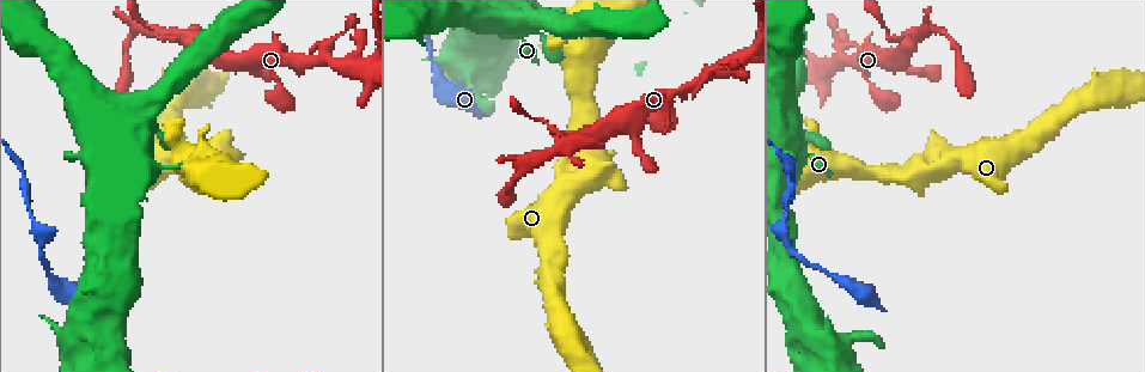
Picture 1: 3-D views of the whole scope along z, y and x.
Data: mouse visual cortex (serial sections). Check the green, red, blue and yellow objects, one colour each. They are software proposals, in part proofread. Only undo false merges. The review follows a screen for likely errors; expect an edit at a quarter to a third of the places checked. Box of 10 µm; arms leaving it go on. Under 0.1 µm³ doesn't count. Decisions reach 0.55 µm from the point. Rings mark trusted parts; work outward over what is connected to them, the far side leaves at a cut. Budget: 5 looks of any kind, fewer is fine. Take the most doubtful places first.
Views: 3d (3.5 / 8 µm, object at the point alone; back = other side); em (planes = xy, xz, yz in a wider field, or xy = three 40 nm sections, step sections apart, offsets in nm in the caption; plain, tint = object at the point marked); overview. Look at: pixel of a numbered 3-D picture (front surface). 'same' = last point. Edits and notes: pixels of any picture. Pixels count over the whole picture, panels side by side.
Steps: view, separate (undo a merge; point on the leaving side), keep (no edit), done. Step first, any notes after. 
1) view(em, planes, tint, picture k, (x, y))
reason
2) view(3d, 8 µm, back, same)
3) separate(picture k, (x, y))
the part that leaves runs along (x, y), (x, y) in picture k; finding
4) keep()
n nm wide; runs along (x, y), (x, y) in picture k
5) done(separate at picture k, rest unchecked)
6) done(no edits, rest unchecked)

view(3d, 3.5 µm, picture 1, (844, 280))
calibre changes

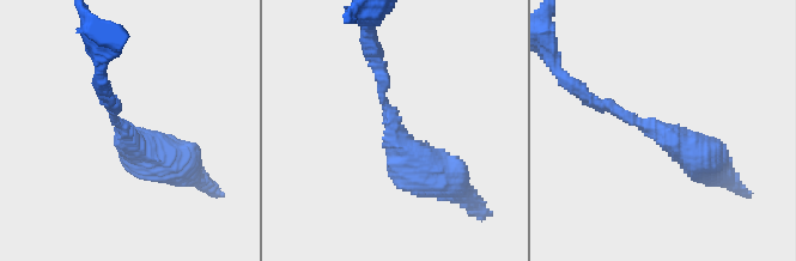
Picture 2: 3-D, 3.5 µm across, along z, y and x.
view(em, planes, tint, picture 2, (124, 134))

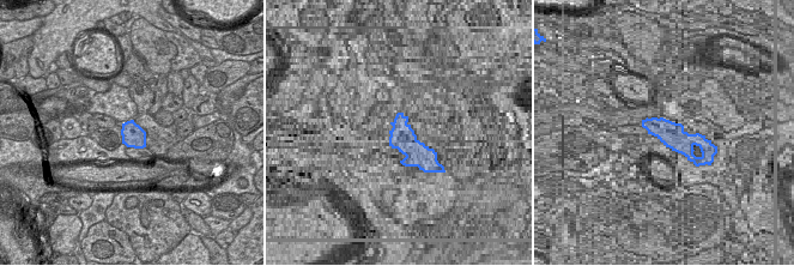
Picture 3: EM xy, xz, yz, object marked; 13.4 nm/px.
keep()
arms of 150, 500 nm; runs along (448, 178), (396, 138), (378, 65) in picture 2; continuous, no second cell

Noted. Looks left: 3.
view(3d, 3.5 µm, back, picture 1, (917, 33))
side arm on a straight run

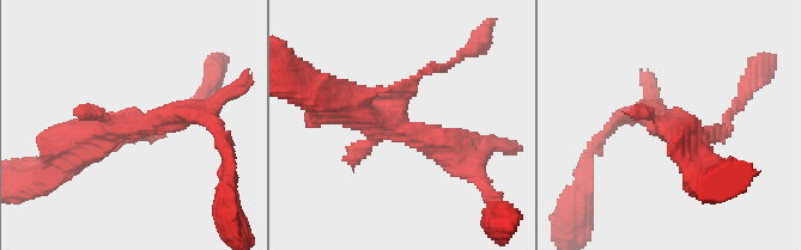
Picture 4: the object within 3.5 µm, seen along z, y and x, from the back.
view(em, xy, step 1, tint, picture 4, (393, 124))

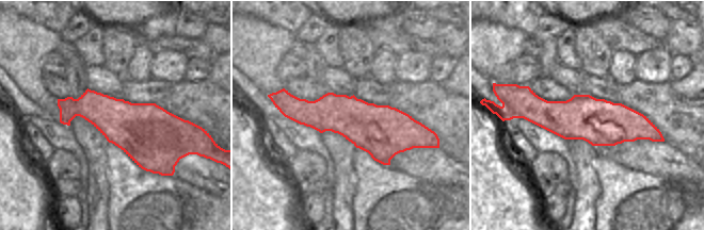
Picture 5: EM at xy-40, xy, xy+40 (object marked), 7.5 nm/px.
view(em, xy, step 5, tint, same)

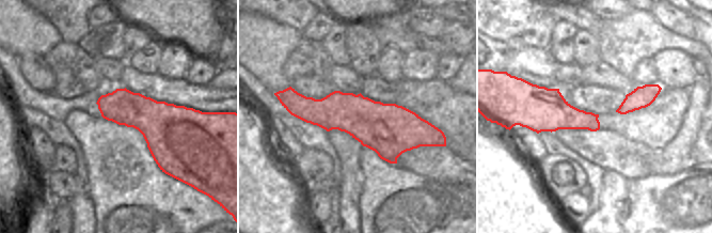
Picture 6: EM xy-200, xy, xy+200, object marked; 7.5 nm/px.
keep()
one cell here

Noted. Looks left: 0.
done(no edits, rest unchecked)

